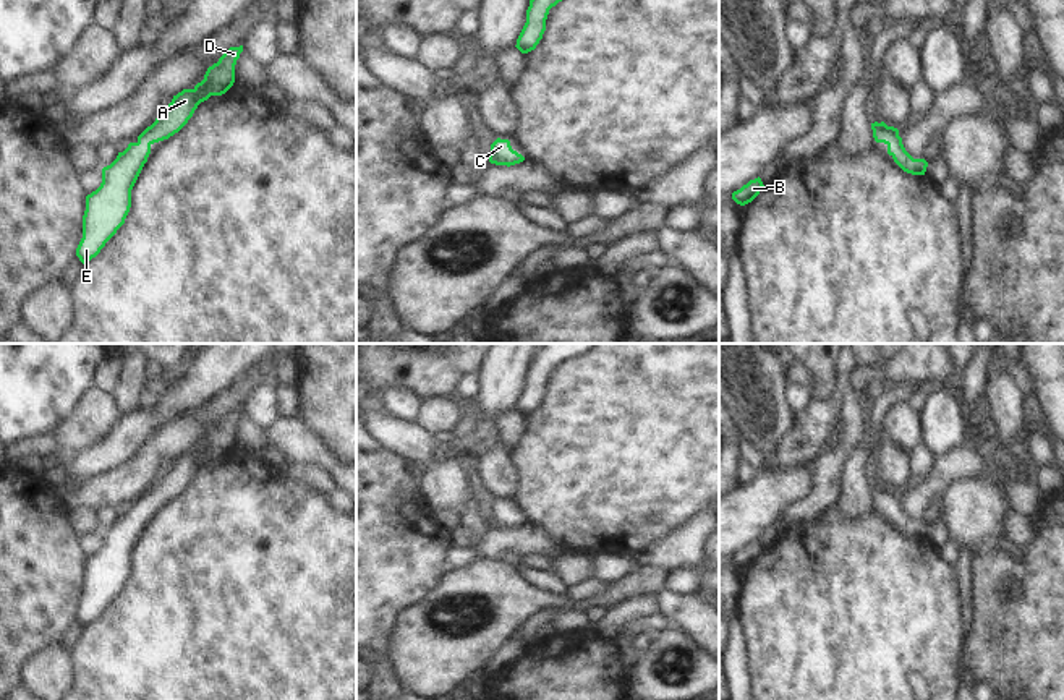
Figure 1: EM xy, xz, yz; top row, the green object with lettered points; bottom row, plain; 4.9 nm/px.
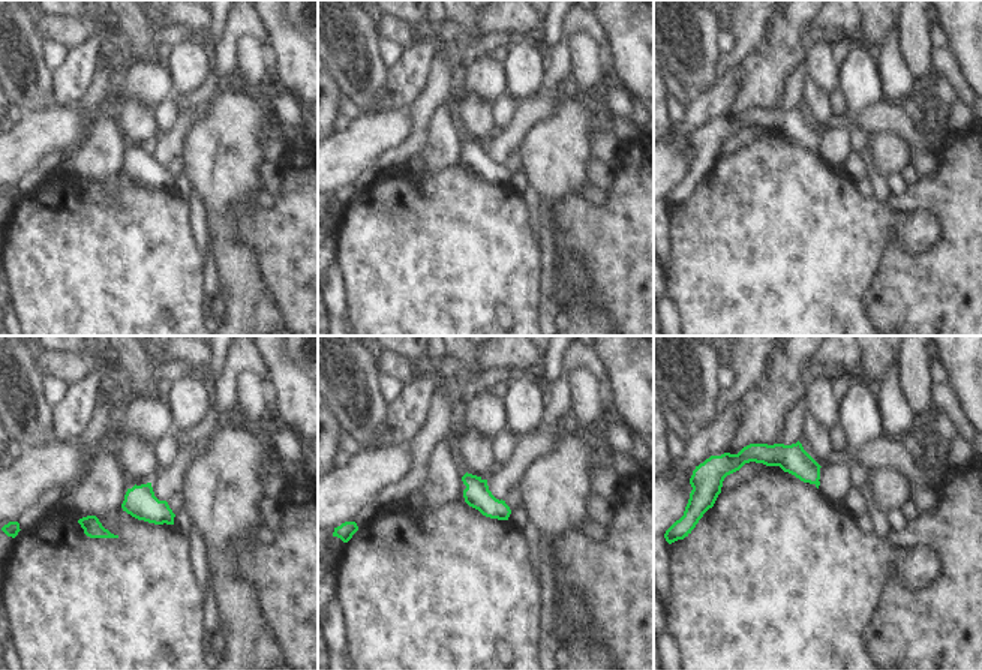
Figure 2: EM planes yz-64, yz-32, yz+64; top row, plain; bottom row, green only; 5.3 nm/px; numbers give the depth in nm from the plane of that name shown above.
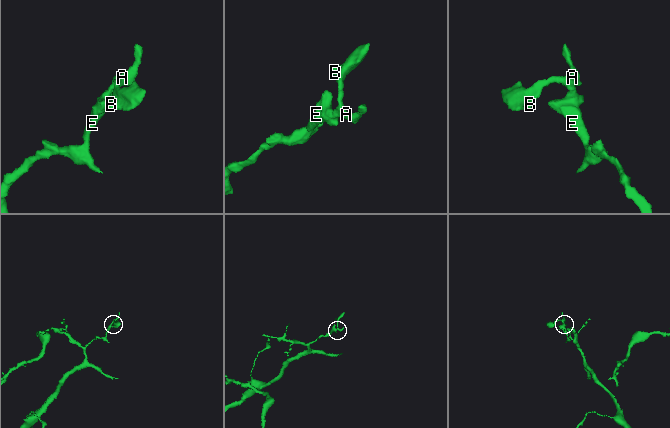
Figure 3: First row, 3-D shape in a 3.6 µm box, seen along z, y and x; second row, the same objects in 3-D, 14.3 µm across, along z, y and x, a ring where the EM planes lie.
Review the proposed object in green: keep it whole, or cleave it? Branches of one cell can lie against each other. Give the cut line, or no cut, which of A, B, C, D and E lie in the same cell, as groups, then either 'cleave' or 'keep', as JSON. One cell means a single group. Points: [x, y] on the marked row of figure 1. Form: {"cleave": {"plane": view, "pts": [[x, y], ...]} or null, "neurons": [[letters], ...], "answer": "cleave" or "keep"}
{"cleave": null, "neurons": [["A", "B", "C", "D", "E"]], "answer": "keep"}

